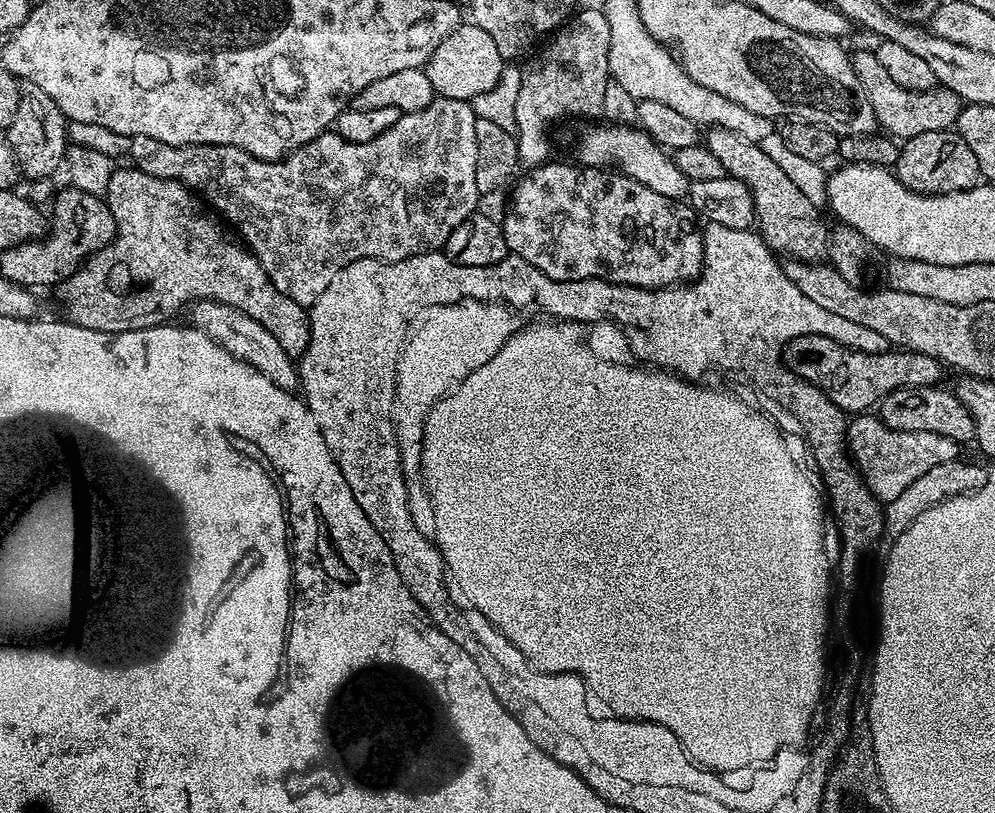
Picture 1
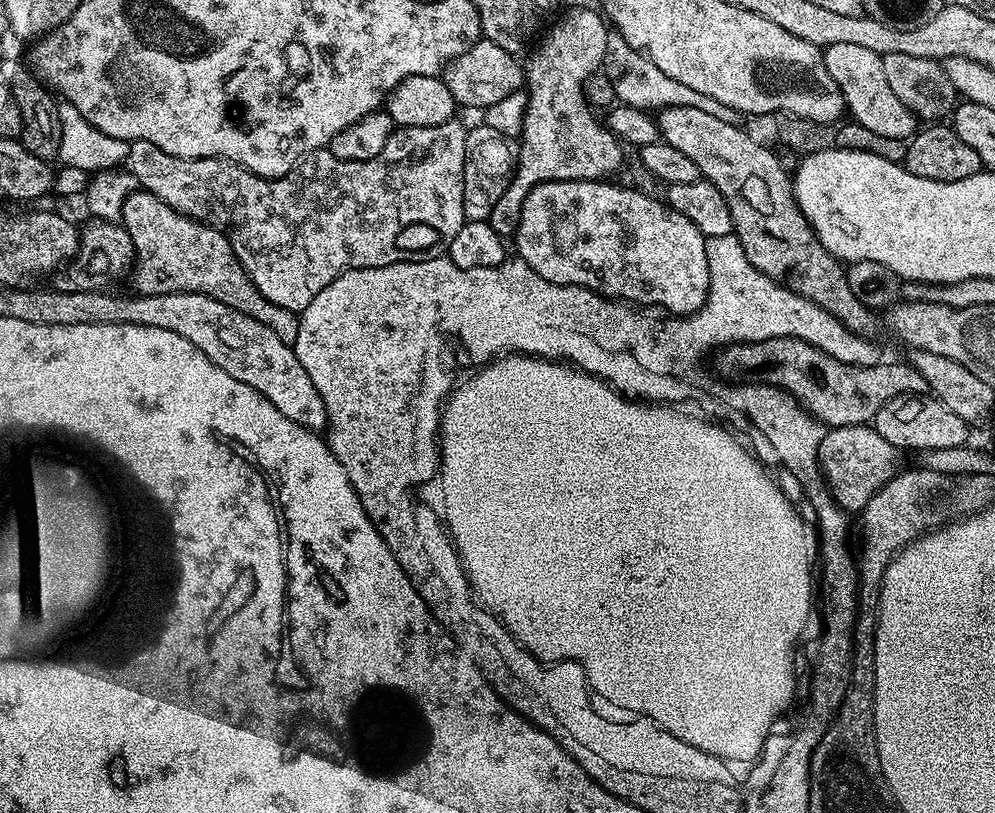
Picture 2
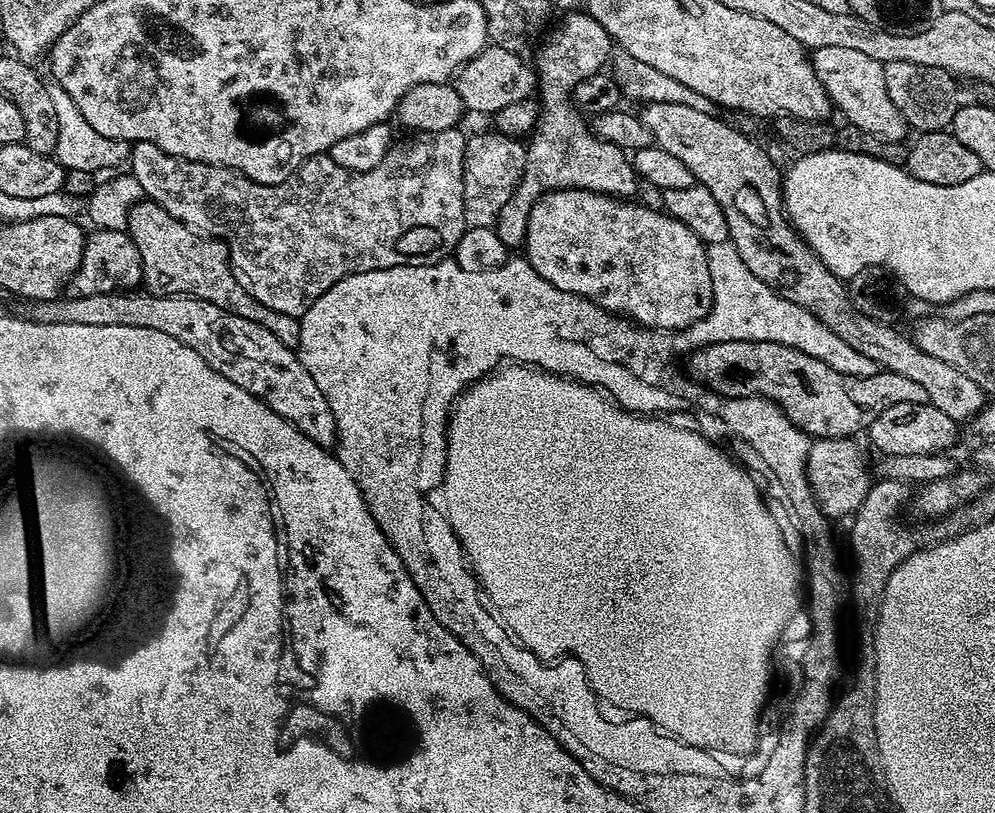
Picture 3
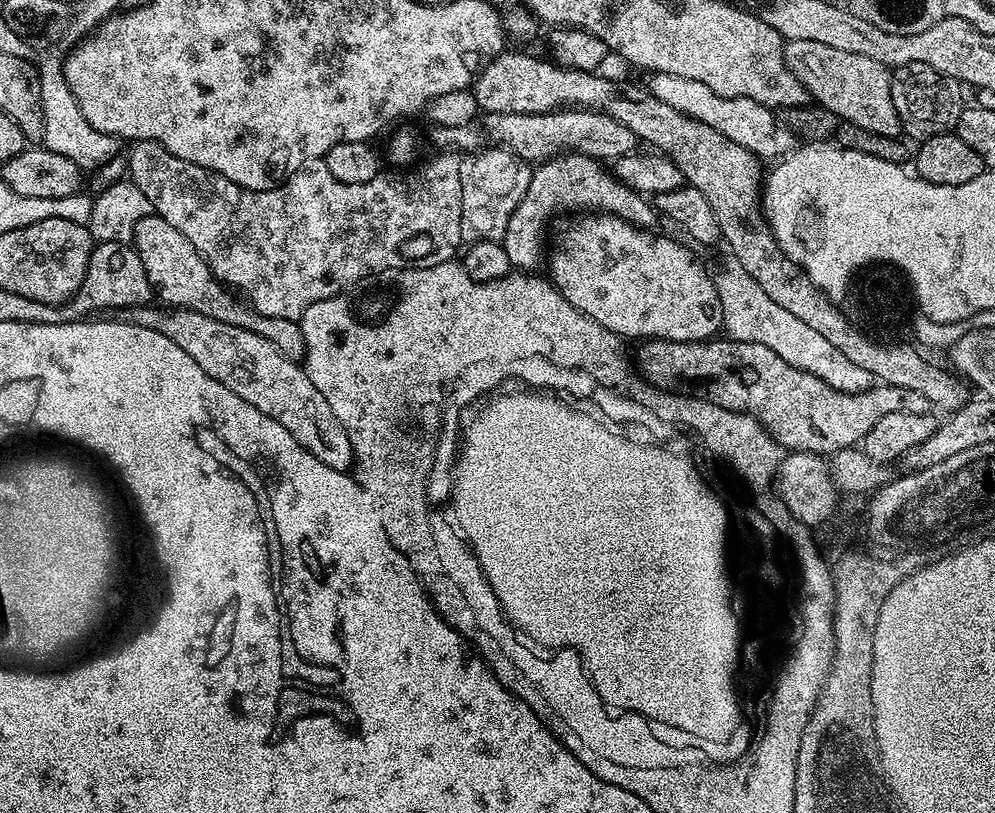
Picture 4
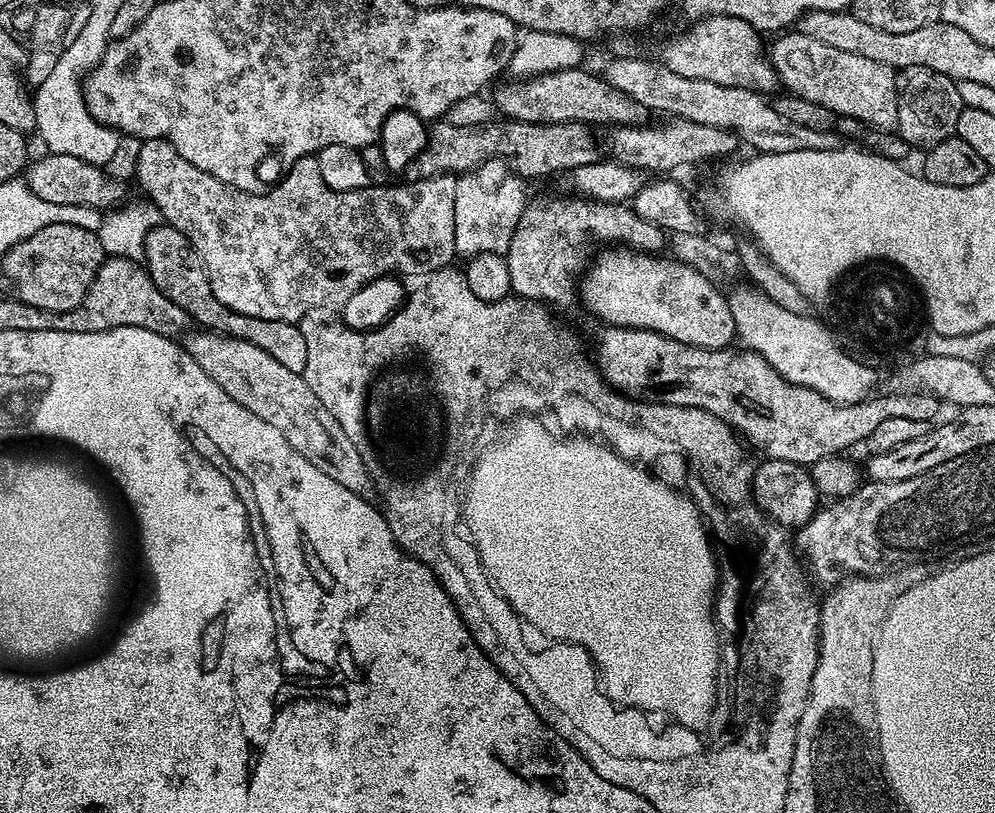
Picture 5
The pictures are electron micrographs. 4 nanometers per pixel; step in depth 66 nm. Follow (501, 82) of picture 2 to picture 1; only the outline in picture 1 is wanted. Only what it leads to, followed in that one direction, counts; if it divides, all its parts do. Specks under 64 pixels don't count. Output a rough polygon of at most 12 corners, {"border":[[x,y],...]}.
{"border":[[461,22],[423,70],[437,97],[471,102],[494,89],[506,57]]}

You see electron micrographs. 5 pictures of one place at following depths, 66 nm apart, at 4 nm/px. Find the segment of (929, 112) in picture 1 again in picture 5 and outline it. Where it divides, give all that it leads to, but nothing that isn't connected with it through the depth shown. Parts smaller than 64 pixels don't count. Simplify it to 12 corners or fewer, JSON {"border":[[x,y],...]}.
{"border":[[799,30],[770,44],[779,83],[893,130],[897,69]]}

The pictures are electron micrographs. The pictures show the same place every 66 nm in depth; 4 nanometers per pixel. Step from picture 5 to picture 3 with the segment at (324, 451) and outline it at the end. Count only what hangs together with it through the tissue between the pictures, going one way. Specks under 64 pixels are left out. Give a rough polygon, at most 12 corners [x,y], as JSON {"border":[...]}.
{"border":[[193,296],[34,300],[35,324],[138,326],[190,346],[316,444],[337,427],[299,355]]}

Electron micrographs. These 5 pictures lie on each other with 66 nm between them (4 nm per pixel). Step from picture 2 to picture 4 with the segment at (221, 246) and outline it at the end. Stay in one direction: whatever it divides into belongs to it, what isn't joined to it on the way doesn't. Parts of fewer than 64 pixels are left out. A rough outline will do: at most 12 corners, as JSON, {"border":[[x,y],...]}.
{"border":[[151,214],[132,244],[163,303],[224,322],[224,296],[204,256]]}

